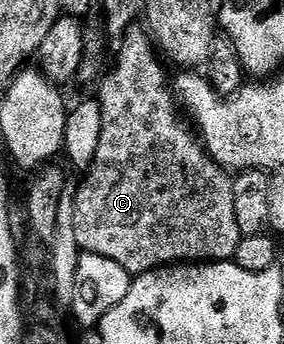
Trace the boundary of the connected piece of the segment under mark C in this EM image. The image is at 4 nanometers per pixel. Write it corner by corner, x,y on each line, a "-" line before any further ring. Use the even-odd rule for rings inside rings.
131,26
117,47
114,68
101,76
102,92
96,95
104,117
100,149
96,149
94,163
85,172
86,180
74,196
78,246
85,254
108,257
108,261
124,265
134,277
171,265
233,260
236,245
240,245
243,237
240,225
236,225
236,205
232,205
234,179
227,168
218,166
206,152
184,118
172,90
171,76
166,76
163,60
147,28

